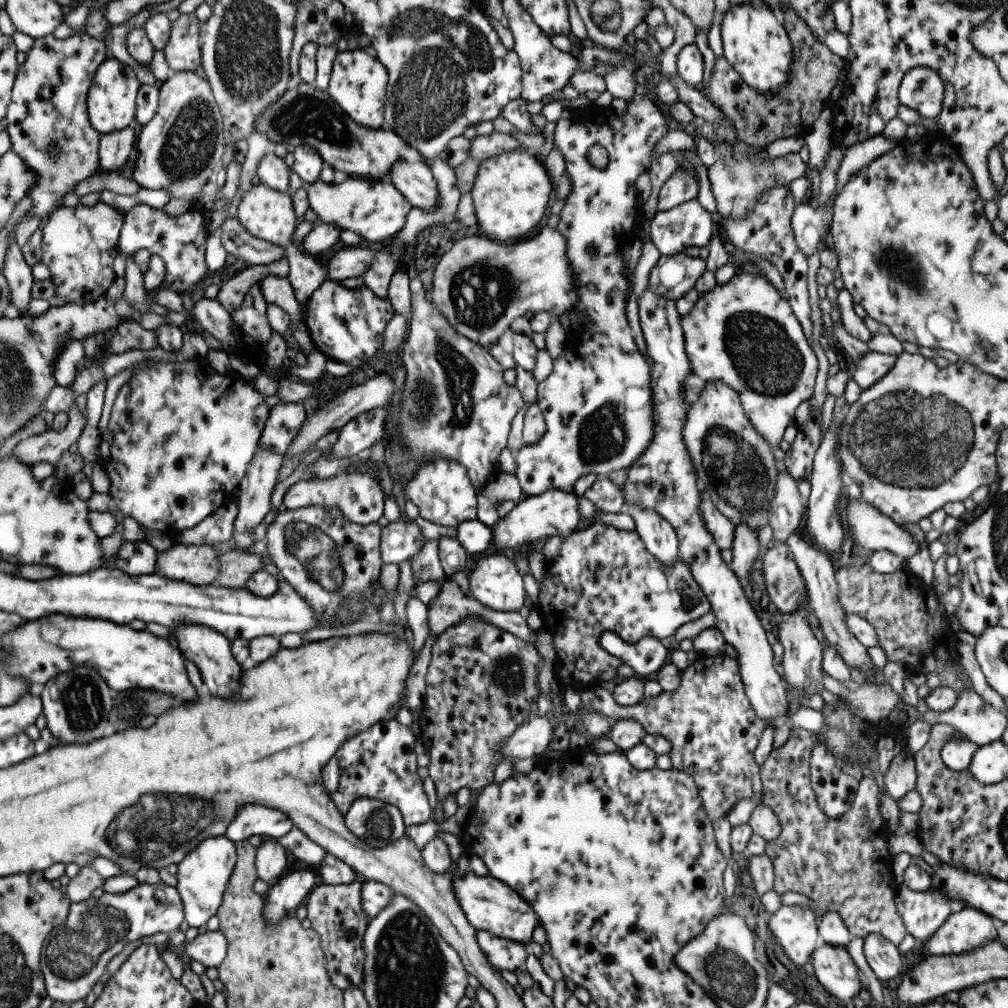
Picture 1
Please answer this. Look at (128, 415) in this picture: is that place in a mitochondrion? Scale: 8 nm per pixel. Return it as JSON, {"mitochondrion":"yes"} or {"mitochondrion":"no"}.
{"mitochondrion":"no"}

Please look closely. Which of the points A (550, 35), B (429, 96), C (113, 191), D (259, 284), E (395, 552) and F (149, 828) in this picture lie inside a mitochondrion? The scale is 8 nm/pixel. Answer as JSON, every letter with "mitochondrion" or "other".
{"A":"other","B":"mitochondrion","C":"other","D":"other","E":"other","F":"mitochondrion"}

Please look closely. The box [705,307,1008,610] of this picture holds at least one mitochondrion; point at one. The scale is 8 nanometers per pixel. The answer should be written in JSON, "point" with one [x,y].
{"point":[903,438]}

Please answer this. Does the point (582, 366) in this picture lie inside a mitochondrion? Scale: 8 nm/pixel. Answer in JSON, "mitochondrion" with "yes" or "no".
{"mitochondrion":"no"}

